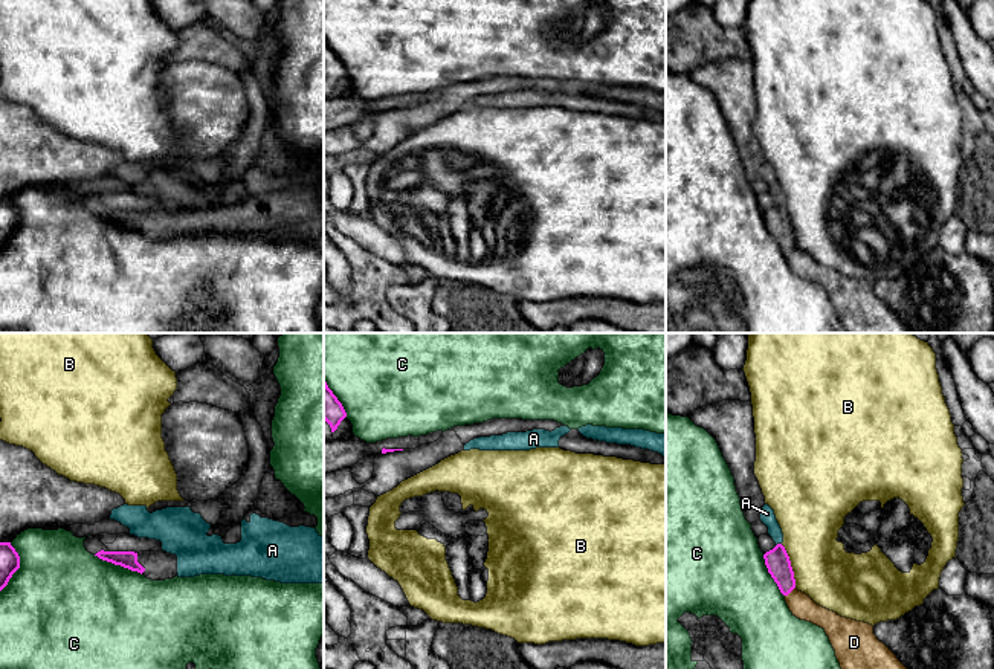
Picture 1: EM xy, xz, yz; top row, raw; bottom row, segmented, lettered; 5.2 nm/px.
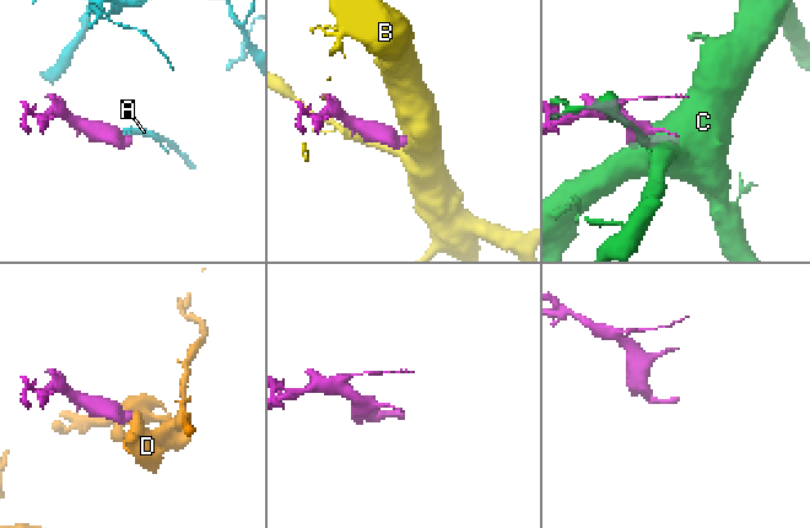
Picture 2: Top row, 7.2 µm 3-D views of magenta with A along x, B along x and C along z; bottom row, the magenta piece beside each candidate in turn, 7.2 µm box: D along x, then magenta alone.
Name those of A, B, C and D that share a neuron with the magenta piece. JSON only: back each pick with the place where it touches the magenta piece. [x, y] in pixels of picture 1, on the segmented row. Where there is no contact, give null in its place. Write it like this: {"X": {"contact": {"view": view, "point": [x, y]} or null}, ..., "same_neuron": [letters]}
{"A": {"contact": {"view": "yz", "point": [777, 544]}}, "same_neuron": ["A"]}

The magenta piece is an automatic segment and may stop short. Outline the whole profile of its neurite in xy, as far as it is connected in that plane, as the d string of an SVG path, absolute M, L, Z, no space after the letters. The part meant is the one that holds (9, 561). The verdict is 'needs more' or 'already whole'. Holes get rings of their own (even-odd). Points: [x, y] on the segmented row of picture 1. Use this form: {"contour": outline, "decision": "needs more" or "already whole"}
{"contour": "M0 542L0 591L20 568L20 556L11 542Z", "decision": "already whole"}

